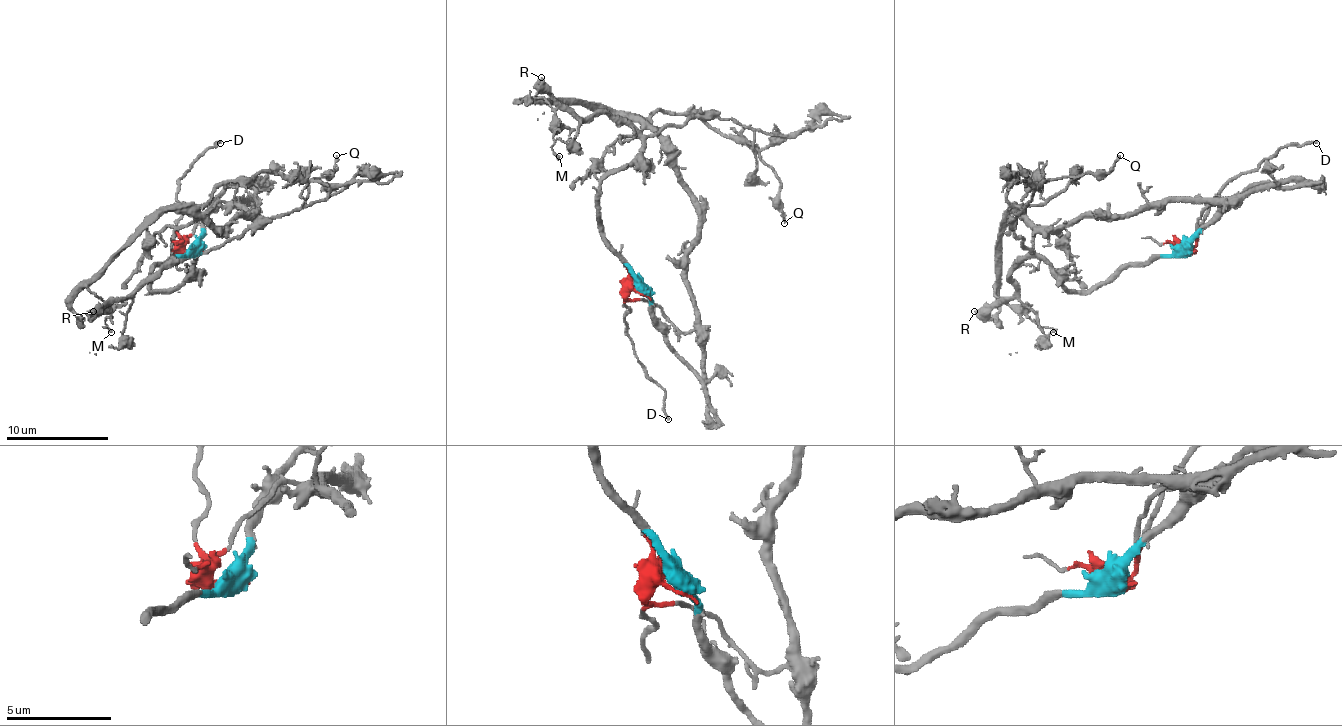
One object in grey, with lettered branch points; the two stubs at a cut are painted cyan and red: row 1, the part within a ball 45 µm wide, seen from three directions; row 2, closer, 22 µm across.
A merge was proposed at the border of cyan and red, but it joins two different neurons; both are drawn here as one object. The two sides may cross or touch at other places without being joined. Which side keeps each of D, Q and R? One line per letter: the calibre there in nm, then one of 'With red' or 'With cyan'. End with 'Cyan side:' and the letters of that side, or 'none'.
D: Thickness 160 nm. With red
Q: Thickness 170 nm. With red
R: Thickness 480 nm. With cyan
Cyan side: R

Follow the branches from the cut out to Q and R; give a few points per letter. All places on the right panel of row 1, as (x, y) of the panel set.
Q: (1187, 252), (1226, 198), (1064, 227), (1007, 198), (1025, 170), (1107, 173), (1120, 155)
R: (1187, 252), (1151, 255), (1087, 291), (1066, 288), (1035, 258), (1022, 260), (1010, 273), (1015, 291), (974, 312)

